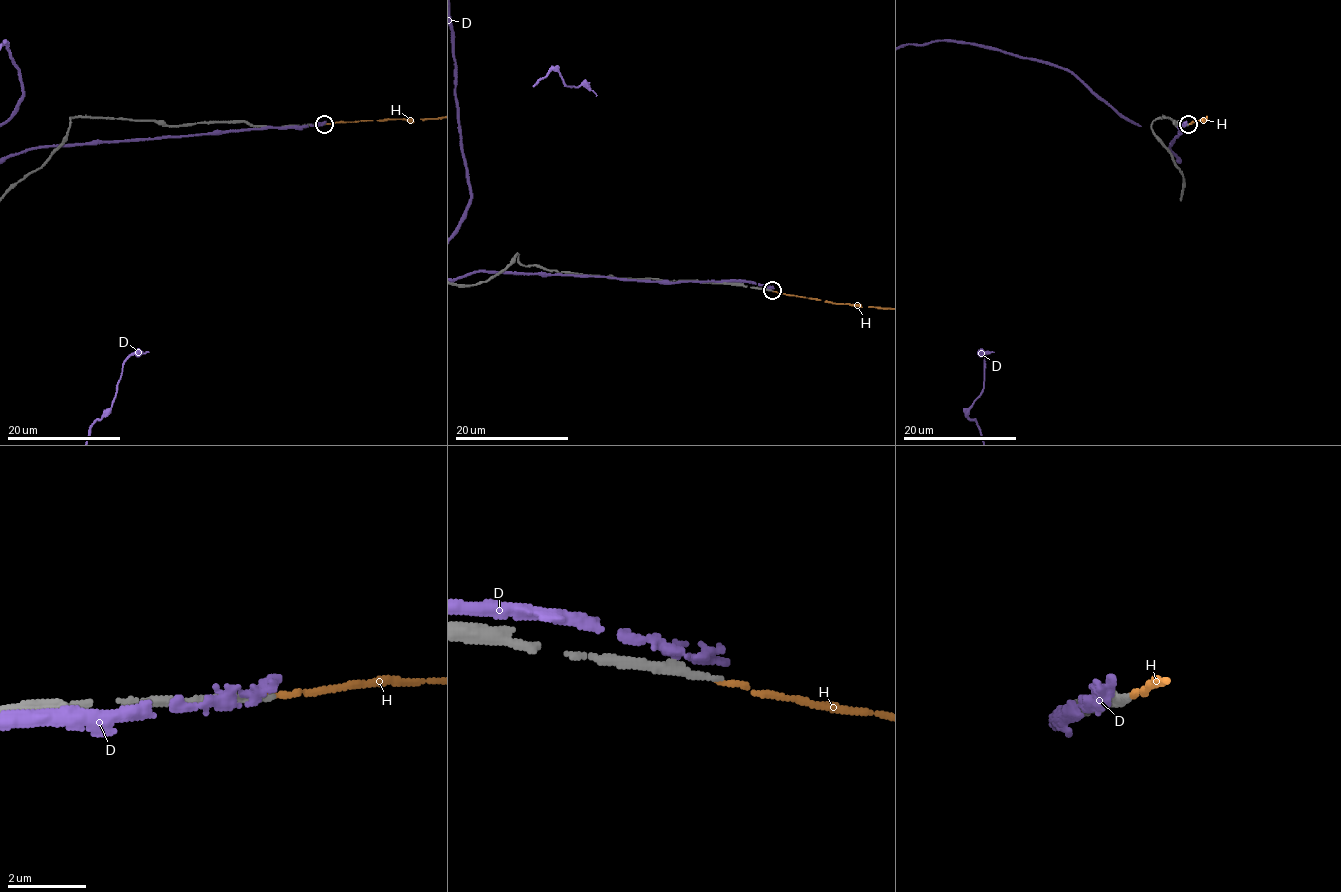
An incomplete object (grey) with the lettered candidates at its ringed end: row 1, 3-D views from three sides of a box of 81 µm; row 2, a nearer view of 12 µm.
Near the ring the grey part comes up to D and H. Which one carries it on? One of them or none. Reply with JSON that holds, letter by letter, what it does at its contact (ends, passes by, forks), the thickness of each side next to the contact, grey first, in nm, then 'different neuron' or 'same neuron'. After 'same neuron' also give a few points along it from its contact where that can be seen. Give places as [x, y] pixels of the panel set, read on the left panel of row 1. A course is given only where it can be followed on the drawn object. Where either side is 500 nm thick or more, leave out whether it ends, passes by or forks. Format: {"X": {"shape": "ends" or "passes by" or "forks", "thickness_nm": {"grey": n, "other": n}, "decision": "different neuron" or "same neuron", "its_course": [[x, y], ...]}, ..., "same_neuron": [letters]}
{"D": {"shape": "passes by", "thickness_nm": {"grey": 320, "other": 240}, "decision": "different neuron"}, "H": {"shape": "ends", "thickness_nm": {"grey": 200, "other": 110}, "decision": "same neuron"}, "same_neuron": ["H"]}

